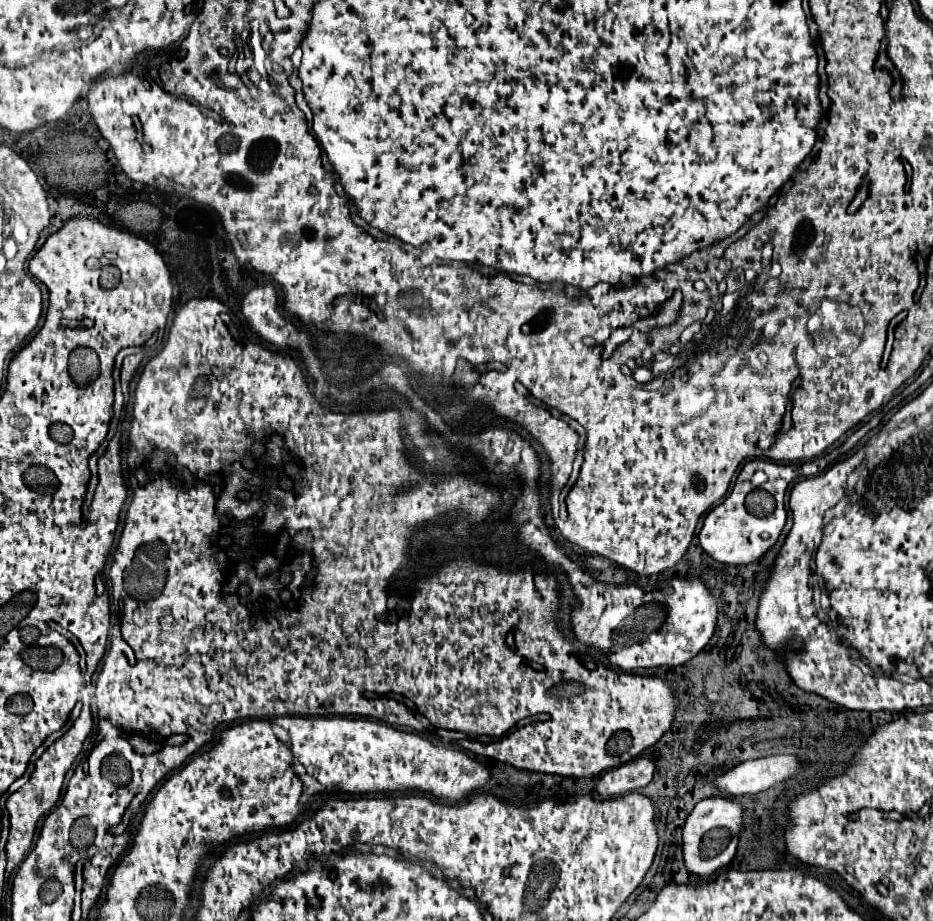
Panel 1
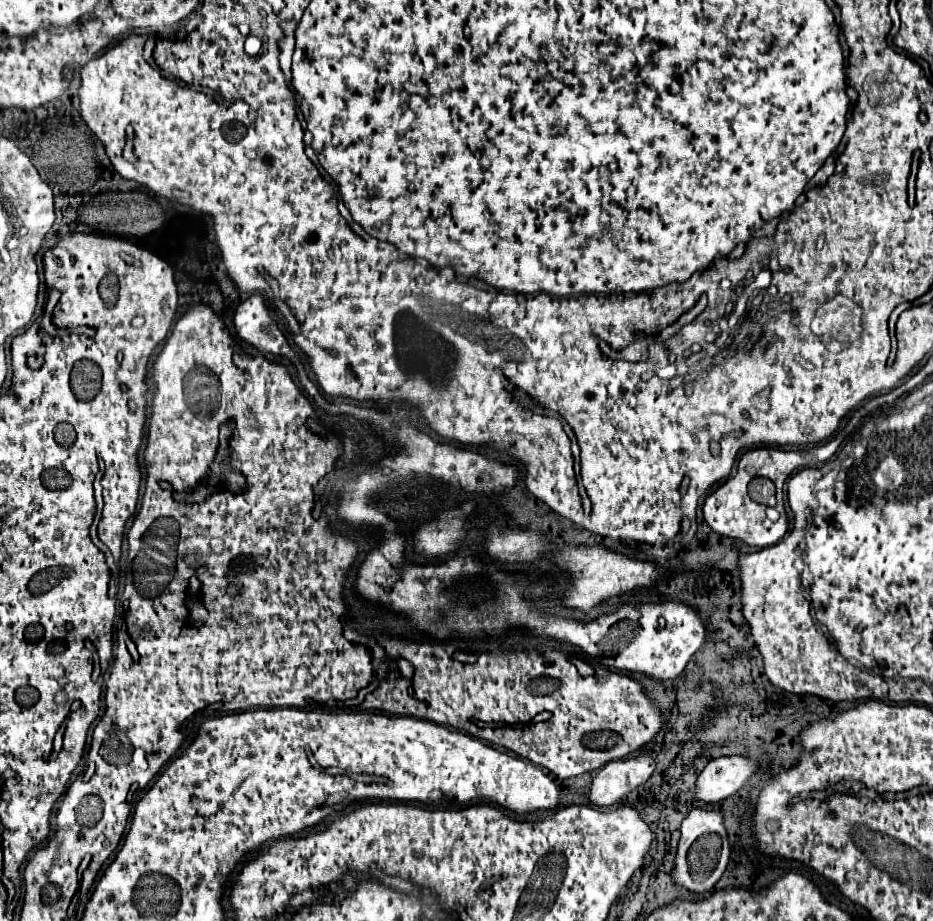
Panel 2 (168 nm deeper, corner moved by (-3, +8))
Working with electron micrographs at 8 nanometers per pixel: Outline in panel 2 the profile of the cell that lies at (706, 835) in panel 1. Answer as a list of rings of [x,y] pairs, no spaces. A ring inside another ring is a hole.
[[[693,809],[685,821],[681,823],[681,839],[671,871],[673,883],[685,887],[691,893],[707,893],[715,887],[715,883],[721,879],[727,861],[729,861],[729,841],[727,831],[723,827],[723,817],[719,811],[707,811],[707,809]]]

